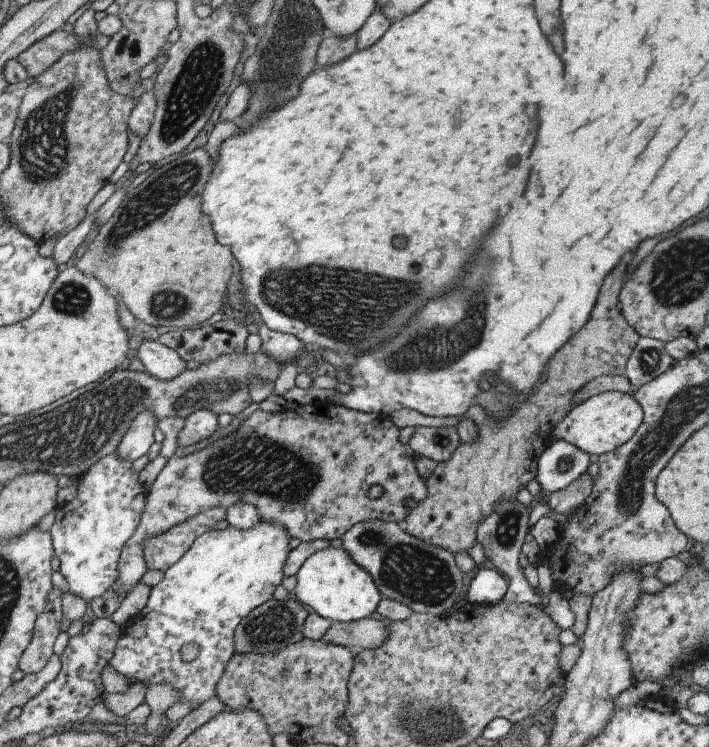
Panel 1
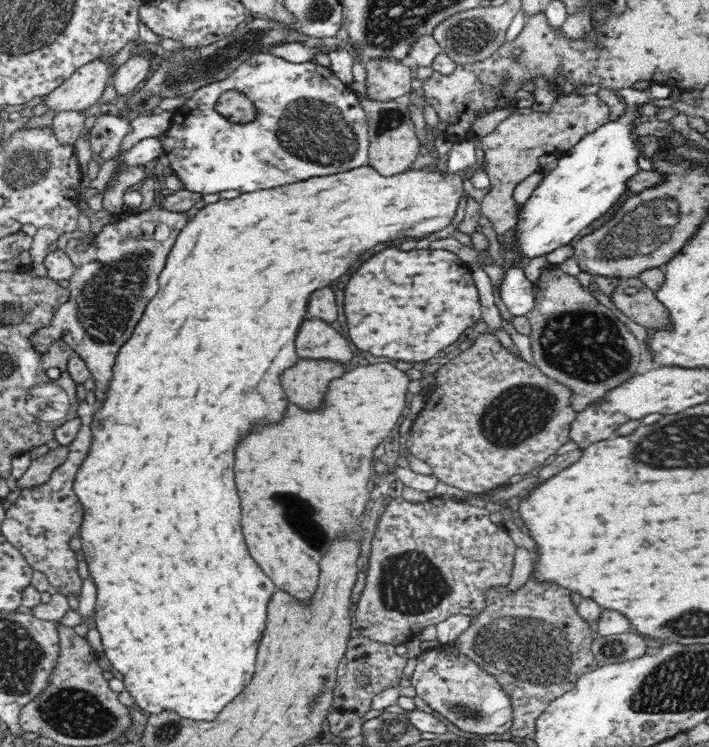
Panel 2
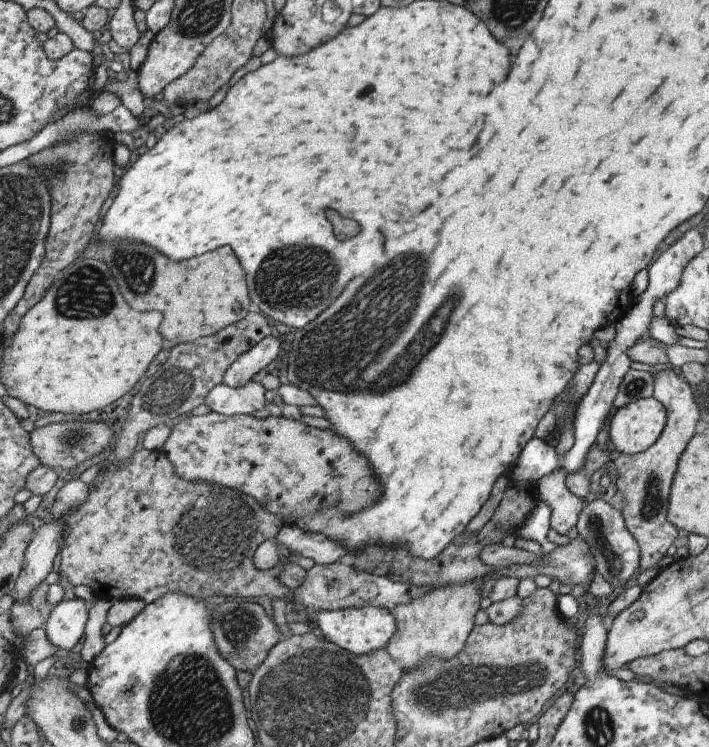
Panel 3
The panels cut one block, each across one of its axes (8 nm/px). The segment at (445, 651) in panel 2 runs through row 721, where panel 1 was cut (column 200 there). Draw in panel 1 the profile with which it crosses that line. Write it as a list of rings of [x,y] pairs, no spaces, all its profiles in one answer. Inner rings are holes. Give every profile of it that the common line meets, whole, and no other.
[[[325,400],[314,401],[311,402],[311,404],[303,404],[303,406],[292,404],[285,406],[284,410],[279,410],[279,412],[262,412],[260,409],[255,410],[255,412],[253,412],[244,422],[241,422],[241,425],[235,432],[231,432],[227,434],[227,436],[223,436],[223,438],[211,442],[209,446],[201,448],[198,452],[185,454],[185,456],[173,454],[169,460],[167,460],[167,464],[165,464],[161,472],[157,474],[155,482],[148,488],[145,488],[144,510],[140,515],[136,530],[131,534],[130,538],[127,538],[126,545],[123,546],[119,554],[116,580],[112,583],[110,588],[113,589],[113,592],[121,599],[122,593],[127,592],[129,588],[135,587],[139,583],[139,580],[146,572],[146,567],[144,566],[142,558],[142,549],[140,549],[143,541],[163,533],[165,529],[180,524],[187,518],[203,513],[211,507],[220,507],[224,511],[227,511],[231,506],[238,503],[249,504],[256,509],[261,523],[278,525],[282,527],[283,531],[286,531],[289,538],[296,538],[300,541],[327,540],[330,542],[336,538],[340,538],[351,526],[362,521],[367,521],[368,519],[378,519],[402,525],[403,521],[413,509],[413,506],[423,501],[423,498],[426,496],[426,487],[424,486],[423,480],[419,478],[414,466],[416,454],[411,451],[411,448],[407,444],[401,444],[401,442],[399,442],[398,434],[399,429],[392,424],[388,416],[379,416],[374,413],[347,409],[346,407],[341,407],[338,404],[333,404]],[[371,486],[379,486],[379,488],[381,488],[381,494],[379,494],[377,498],[369,498],[369,496],[367,496],[367,492]]]

